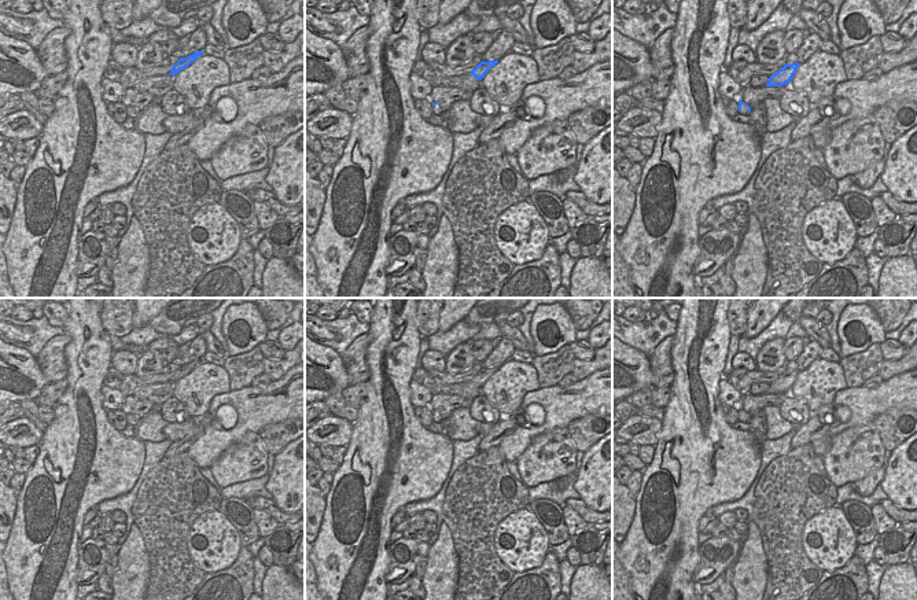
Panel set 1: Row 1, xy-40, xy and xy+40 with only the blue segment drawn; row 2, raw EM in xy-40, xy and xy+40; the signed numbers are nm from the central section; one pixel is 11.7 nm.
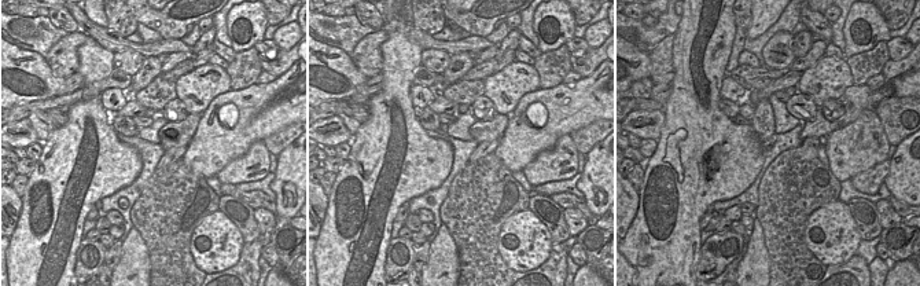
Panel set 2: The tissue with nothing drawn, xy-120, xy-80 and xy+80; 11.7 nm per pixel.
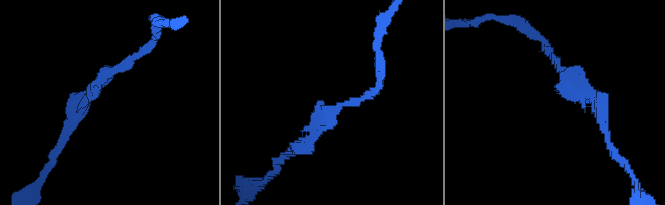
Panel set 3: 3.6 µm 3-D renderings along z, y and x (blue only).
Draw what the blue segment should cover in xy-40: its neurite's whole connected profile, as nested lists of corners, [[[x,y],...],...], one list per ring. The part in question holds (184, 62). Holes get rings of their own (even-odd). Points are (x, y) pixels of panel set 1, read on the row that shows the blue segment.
[[[196,51],[196,52],[194,52],[192,55],[187,56],[187,58],[180,58],[180,60],[173,65],[173,69],[170,70],[169,74],[176,76],[178,71],[184,70],[192,62],[195,62],[202,54],[203,54],[203,51]]]

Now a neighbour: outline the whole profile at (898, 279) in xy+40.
[[[910,254],[887,258],[879,277],[879,298],[917,298],[917,265]]]

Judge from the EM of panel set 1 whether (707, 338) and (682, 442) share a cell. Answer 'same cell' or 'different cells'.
same cell

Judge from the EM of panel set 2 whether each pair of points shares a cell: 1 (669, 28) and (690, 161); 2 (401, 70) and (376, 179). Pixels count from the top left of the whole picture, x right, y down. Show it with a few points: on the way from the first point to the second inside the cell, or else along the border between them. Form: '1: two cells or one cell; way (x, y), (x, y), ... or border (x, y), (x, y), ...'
1: two cells; border (681, 15), (673, 33)
2: one cell; way (394, 98), (390, 106), (390, 151)

